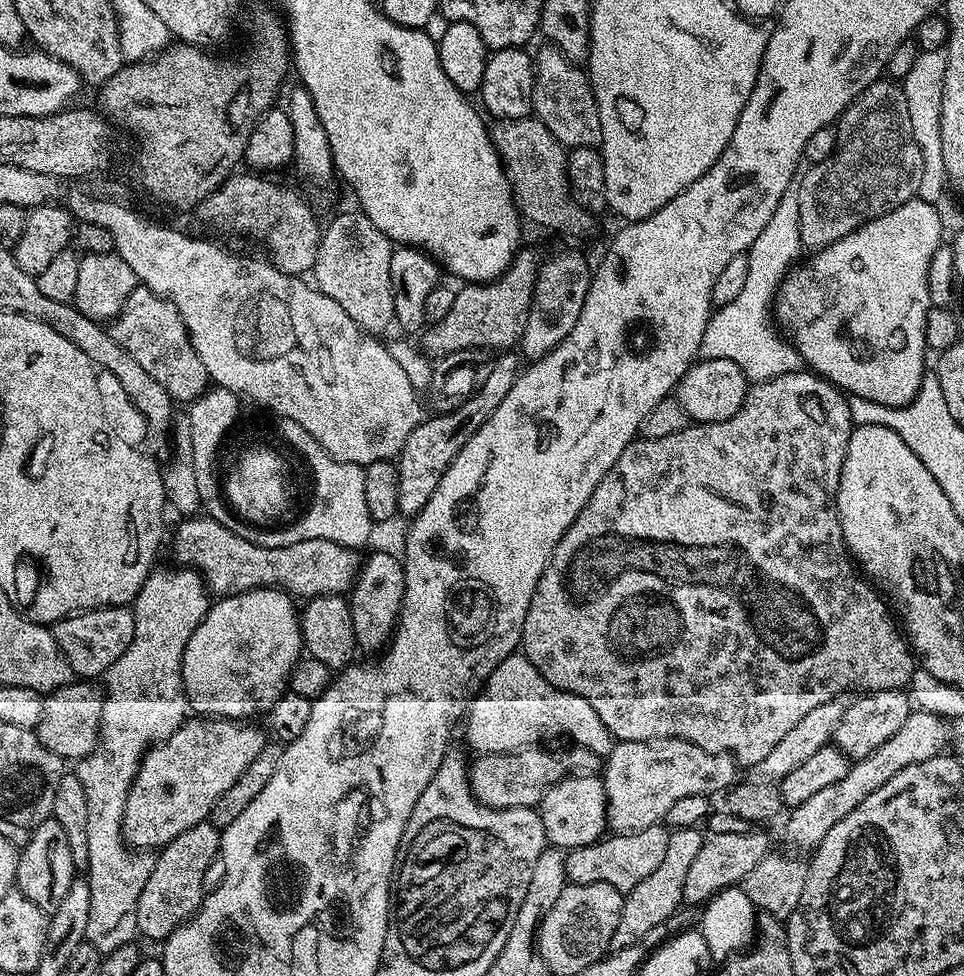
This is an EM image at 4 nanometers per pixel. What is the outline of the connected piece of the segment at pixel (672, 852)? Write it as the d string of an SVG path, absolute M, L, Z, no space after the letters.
M699 827L674 828L669 831L662 863L625 895L622 914L618 918L618 930L614 930L612 939L616 948L641 943L646 934L654 930L654 926L666 922L684 904L686 873L690 871L690 862L694 862L698 850L702 850L705 839L705 833Z

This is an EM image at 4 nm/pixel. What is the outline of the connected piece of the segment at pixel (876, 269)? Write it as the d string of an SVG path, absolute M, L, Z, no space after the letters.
M907 200L898 210L867 220L846 238L815 249L805 264L800 262L789 268L774 297L774 320L798 350L801 361L849 397L905 408L918 394L926 375L926 318L934 307L928 281L930 262L945 243L944 235L942 218L930 202Z

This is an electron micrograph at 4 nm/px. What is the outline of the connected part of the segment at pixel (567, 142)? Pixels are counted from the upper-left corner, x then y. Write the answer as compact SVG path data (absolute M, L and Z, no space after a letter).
M544 46L540 53L535 53L534 90L532 91L532 112L535 119L544 123L546 130L554 136L558 143L565 149L590 148L600 143L600 119L598 118L598 106L592 93L592 84L588 80L588 73L579 63L565 58L559 50L551 46Z

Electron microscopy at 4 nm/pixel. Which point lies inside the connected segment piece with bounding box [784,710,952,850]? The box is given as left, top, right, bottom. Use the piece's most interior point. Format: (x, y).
(923, 735)

